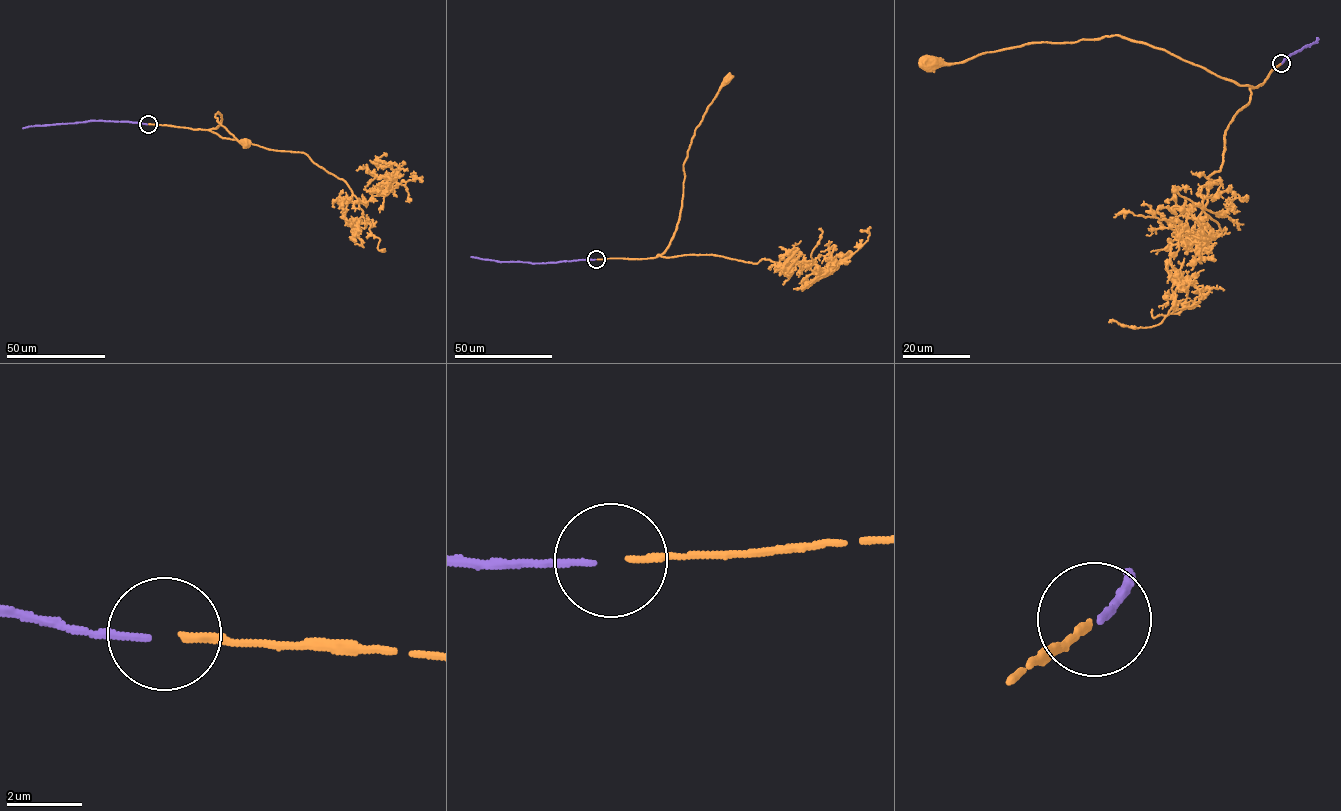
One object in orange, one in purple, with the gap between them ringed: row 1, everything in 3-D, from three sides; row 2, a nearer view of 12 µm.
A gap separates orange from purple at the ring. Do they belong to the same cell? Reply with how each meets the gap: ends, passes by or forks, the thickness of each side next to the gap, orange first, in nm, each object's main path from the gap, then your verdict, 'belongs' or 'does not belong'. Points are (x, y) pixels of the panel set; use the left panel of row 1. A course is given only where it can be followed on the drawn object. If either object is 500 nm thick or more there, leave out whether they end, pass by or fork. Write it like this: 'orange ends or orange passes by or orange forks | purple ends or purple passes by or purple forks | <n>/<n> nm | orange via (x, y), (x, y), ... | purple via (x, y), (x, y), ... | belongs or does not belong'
orange ends | purple ends | 180/170 nm | orange via (148, 123), (210, 129), (220, 123), (218, 112), (215, 117), (218, 123), (238, 142), (245, 143) | purple via (147, 124), (90, 120), (23, 128) | belongs

